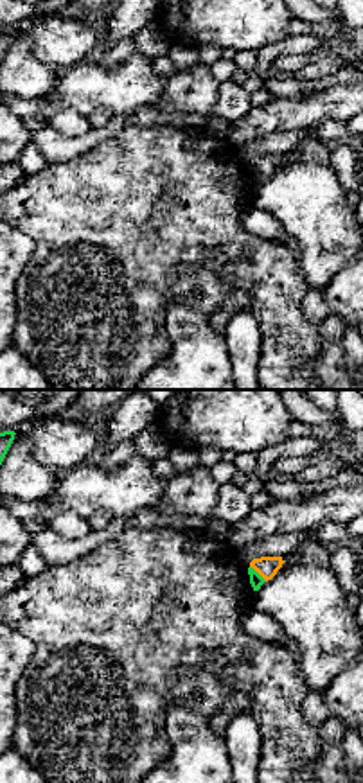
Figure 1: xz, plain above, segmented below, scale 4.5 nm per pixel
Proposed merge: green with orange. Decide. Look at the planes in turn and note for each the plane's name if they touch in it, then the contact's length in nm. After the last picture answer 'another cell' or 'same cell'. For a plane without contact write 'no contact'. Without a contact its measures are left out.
meets green in xz; contact 100 nm long

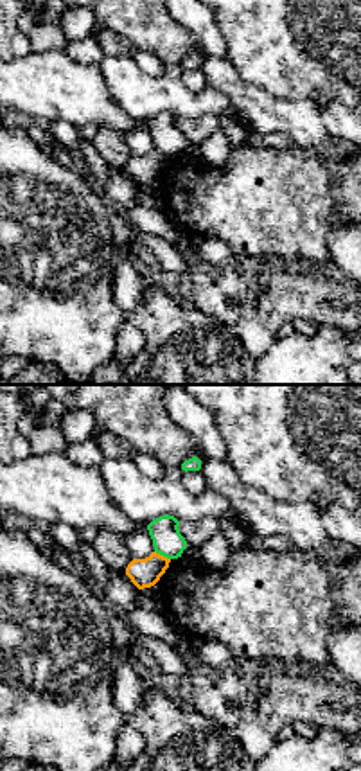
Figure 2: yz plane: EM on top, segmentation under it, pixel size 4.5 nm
meets green in yz; contact 80 nm long

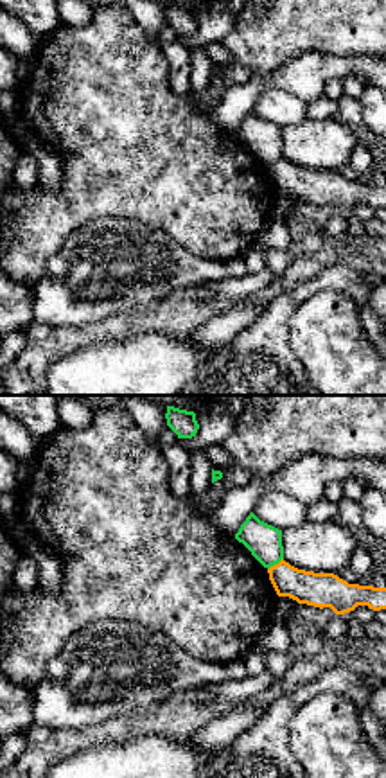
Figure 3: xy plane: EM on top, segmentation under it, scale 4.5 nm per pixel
meets green in xy; contact 90 nm long

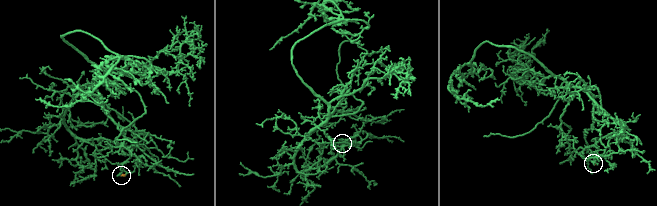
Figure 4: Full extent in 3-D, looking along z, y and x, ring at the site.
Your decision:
another cell

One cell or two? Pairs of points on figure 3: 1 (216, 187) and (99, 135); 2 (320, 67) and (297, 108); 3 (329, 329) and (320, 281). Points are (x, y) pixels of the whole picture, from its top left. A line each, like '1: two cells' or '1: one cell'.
1: one cell
2: two cells
3: two cells

